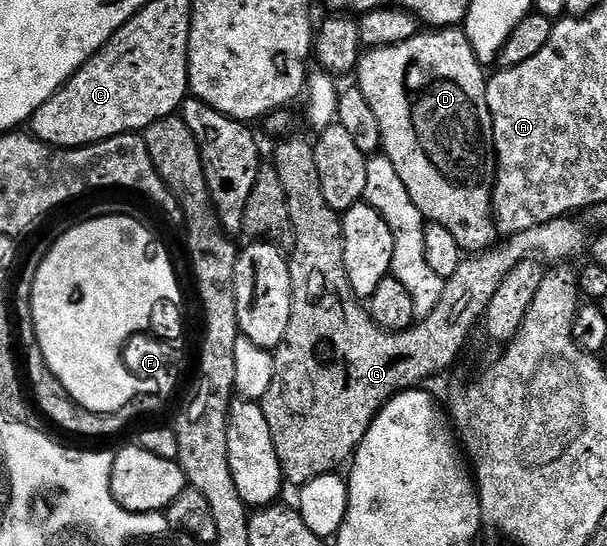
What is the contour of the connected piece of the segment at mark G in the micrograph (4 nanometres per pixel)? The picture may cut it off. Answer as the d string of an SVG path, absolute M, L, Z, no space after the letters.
M288 135L283 138L284 141L276 149L276 161L274 168L278 171L278 179L282 179L282 187L288 196L288 210L290 211L290 219L292 221L291 232L296 233L296 246L293 247L290 264L290 279L292 280L292 310L290 311L290 327L286 327L286 335L284 342L274 350L276 358L276 370L274 371L274 383L270 383L270 391L266 391L266 395L262 398L262 404L266 411L266 423L270 423L270 433L274 439L274 447L277 448L278 459L281 461L281 469L284 472L285 482L289 486L303 487L306 483L310 483L314 479L318 479L327 473L335 473L343 470L345 466L351 462L356 449L362 443L362 439L366 435L366 431L374 423L374 419L380 413L380 410L396 396L401 390L411 389L413 387L423 386L424 381L428 381L431 377L436 377L439 373L444 373L456 360L460 357L460 352L468 345L468 340L472 337L472 332L478 329L478 326L484 320L484 313L490 307L490 299L494 299L494 291L498 291L498 287L502 287L502 279L506 279L506 275L510 275L510 271L514 271L514 267L518 267L518 263L523 261L541 261L548 267L560 267L565 263L572 263L575 257L580 257L583 253L587 254L590 249L590 236L588 237L588 225L576 215L559 217L550 223L542 223L538 227L530 227L530 231L522 231L521 233L513 233L507 238L508 241L501 247L493 247L485 250L483 253L468 255L461 260L460 266L445 280L444 290L442 291L442 299L438 299L438 307L434 307L434 311L430 311L430 315L426 315L423 319L417 320L411 329L405 329L404 332L394 334L389 333L387 329L381 327L371 313L362 304L361 298L356 296L350 283L350 275L346 271L346 251L344 250L344 222L341 214L336 213L330 207L330 203L326 203L326 195L322 195L322 183L318 179L318 163L314 159L315 144L311 140L307 141L304 137L292 137Z

